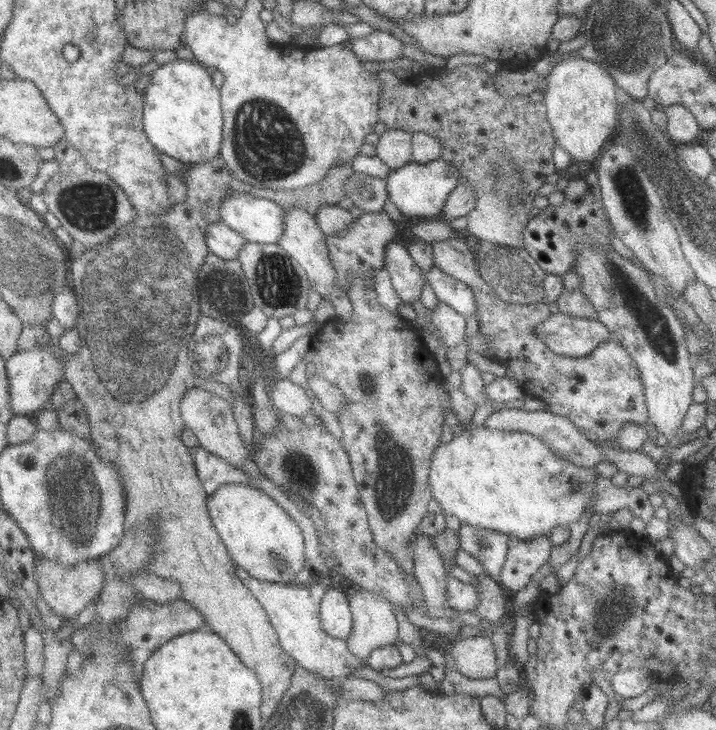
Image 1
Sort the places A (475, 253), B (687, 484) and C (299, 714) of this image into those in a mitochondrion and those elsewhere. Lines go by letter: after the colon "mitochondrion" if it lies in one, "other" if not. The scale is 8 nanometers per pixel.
A: other
B: other
C: mitochondrion

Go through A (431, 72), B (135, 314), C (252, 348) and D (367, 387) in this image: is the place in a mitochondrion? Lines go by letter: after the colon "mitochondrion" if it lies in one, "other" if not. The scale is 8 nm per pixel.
A: other
B: mitochondrion
C: other
D: mitochondrion

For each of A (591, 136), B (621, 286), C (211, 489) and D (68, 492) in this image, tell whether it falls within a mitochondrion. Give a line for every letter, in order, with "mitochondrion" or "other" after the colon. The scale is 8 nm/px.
A: other
B: mitochondrion
C: other
D: mitochondrion

